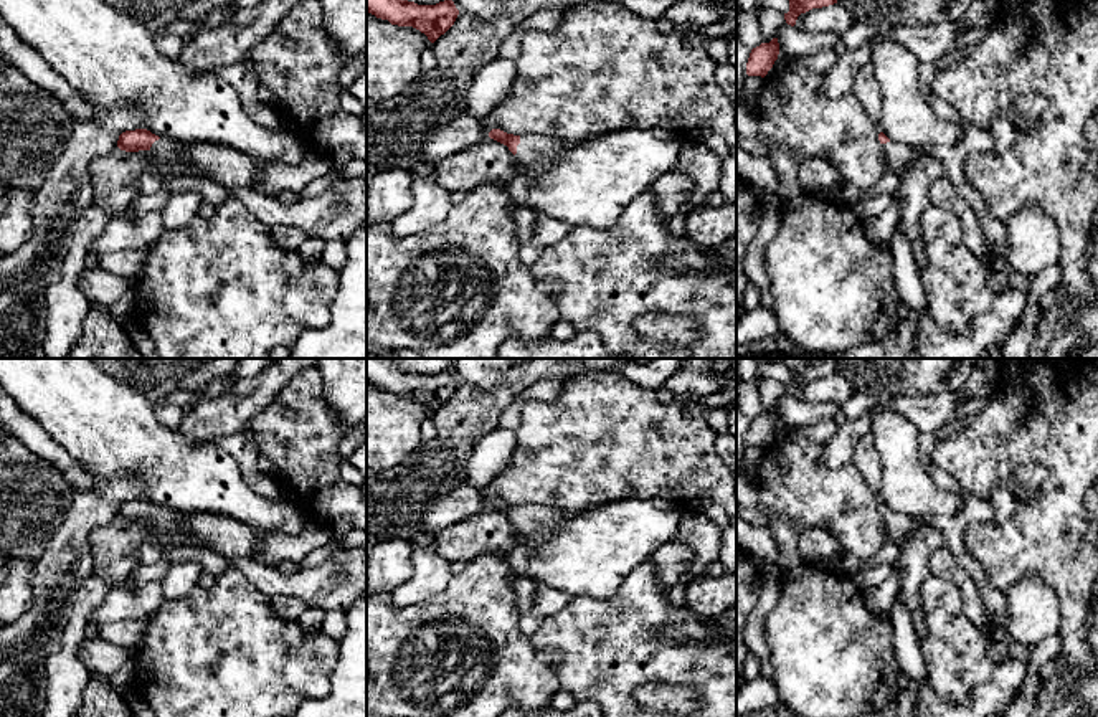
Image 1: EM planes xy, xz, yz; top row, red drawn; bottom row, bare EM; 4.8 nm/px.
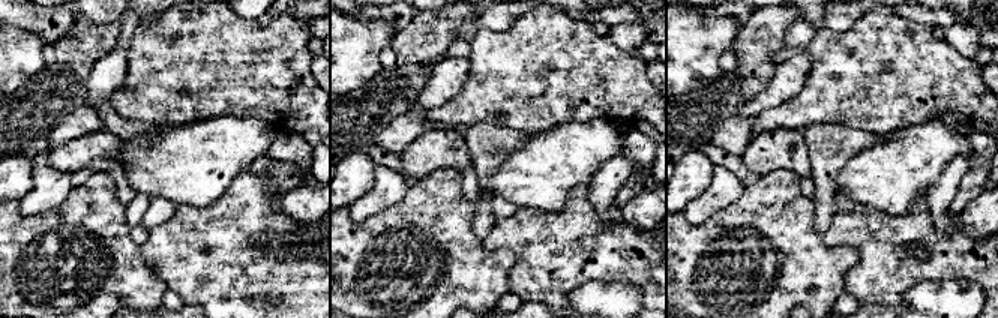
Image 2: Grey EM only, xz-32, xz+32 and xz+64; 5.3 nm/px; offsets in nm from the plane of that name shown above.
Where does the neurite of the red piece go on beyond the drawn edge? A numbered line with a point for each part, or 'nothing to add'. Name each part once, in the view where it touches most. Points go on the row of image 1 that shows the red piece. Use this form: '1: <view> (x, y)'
1: xz (535, 152)

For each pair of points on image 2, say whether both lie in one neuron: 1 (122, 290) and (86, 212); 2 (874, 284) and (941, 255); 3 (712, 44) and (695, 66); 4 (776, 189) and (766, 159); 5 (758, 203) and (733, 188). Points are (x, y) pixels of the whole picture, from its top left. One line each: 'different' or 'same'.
1: same
2: same
3: same
4: different
5: different

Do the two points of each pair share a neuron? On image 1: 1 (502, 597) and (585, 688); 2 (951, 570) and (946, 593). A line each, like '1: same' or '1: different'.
1: different
2: different

